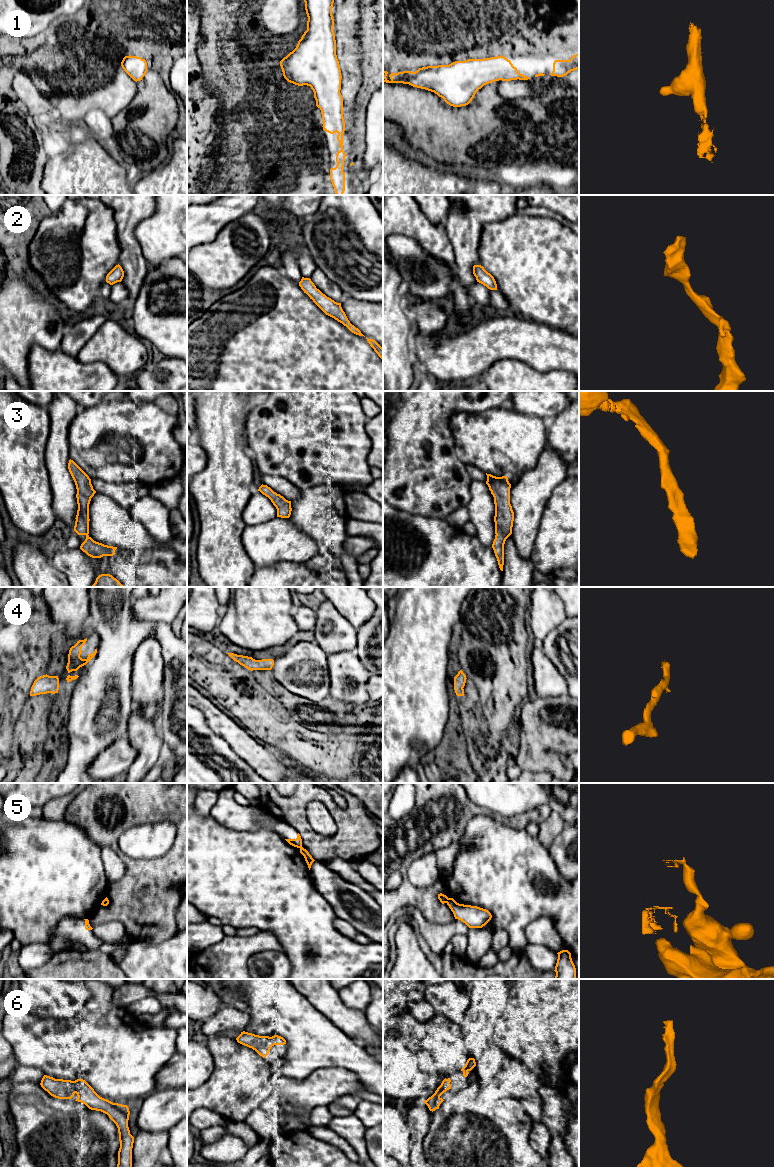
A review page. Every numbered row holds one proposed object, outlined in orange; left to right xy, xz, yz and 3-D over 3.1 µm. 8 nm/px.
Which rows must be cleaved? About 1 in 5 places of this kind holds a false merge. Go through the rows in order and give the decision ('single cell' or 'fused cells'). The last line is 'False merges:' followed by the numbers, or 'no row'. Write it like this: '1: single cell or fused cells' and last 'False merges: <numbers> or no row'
1: single cell
2: single cell
3: single cell
4: single cell
5: fused cells
6: single cell
False merges: 5

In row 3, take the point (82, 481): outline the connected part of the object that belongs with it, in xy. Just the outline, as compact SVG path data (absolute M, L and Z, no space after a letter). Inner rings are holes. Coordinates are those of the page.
M69 460L69 472L75 482L77 489L78 510L74 531L78 535L85 535L86 539L81 544L80 549L92 558L103 556L113 556L117 547L104 545L94 541L89 534L89 504L96 491L93 489L89 476L73 461Z

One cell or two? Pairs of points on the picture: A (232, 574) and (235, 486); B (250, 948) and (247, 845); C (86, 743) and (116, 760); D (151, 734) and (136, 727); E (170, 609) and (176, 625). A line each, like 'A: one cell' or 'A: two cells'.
A: one cell
B: two cells
C: two cells
D: one cell
E: two cells

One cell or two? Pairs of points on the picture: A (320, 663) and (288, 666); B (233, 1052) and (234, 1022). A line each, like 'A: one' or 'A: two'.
A: one
B: two

